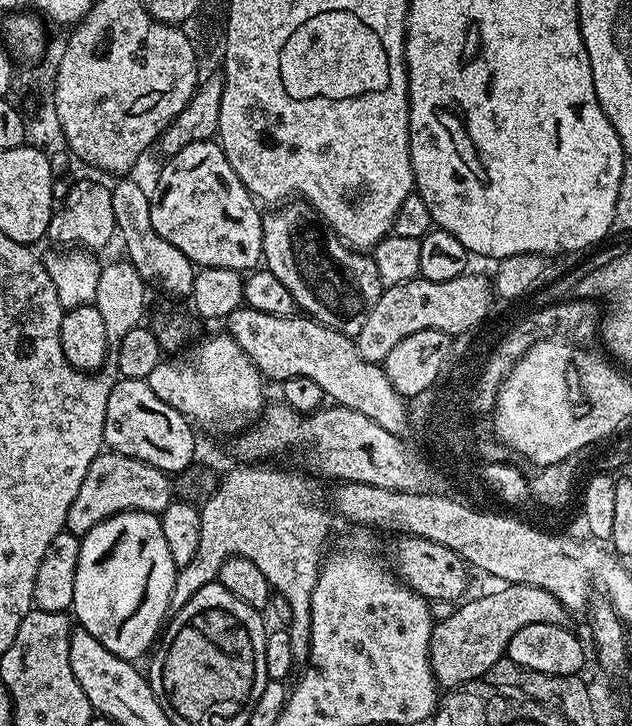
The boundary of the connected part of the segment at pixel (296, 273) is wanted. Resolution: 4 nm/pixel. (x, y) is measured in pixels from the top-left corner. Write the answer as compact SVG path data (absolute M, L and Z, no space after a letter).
M285 202L269 212L262 220L262 260L268 271L294 294L303 315L354 338L382 291L375 259L349 248L308 204Z

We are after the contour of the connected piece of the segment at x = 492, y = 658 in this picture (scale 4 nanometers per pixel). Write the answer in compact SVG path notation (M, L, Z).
M504 584L497 588L500 588L497 592L488 592L477 600L465 599L457 612L435 621L431 632L431 668L441 689L459 688L467 681L487 677L487 672L505 659L510 638L522 626L564 624L569 619L568 609L548 590L525 584Z

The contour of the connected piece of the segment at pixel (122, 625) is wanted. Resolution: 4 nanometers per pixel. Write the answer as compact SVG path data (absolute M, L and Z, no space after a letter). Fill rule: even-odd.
M157 513L114 514L80 537L71 615L75 623L94 634L110 654L139 661L139 656L157 643L165 627L177 571L166 538L162 538Z

